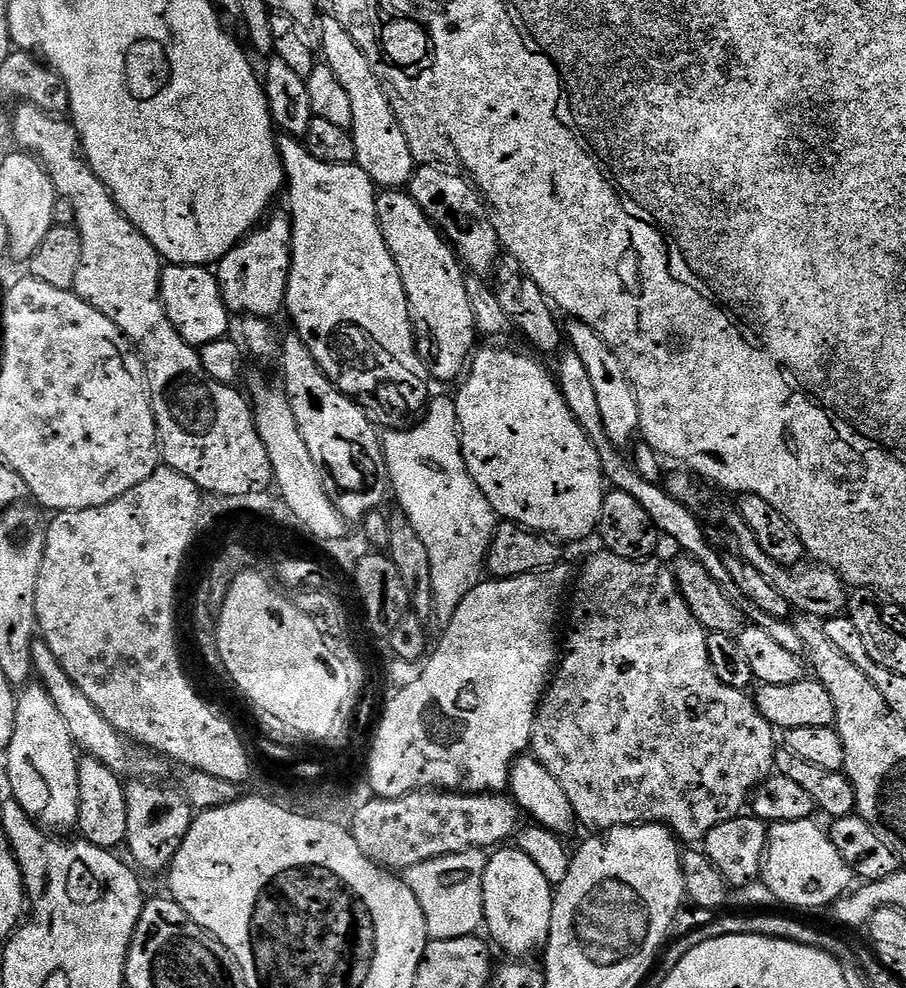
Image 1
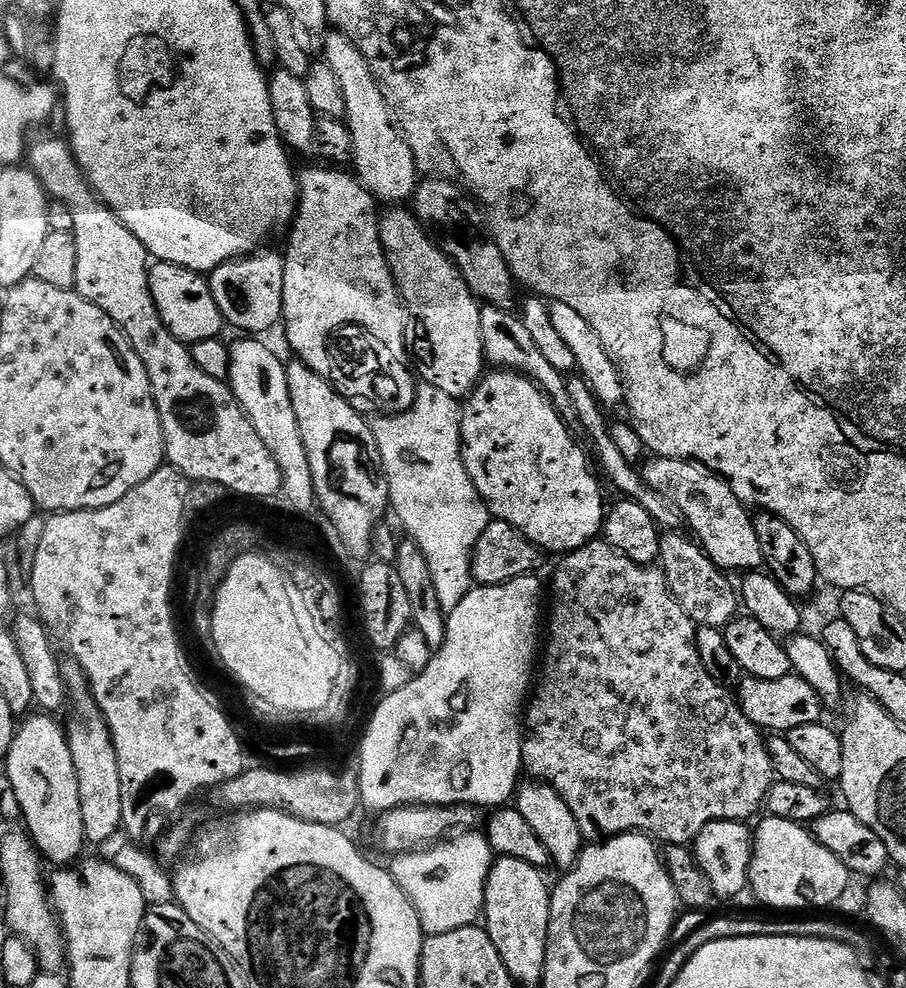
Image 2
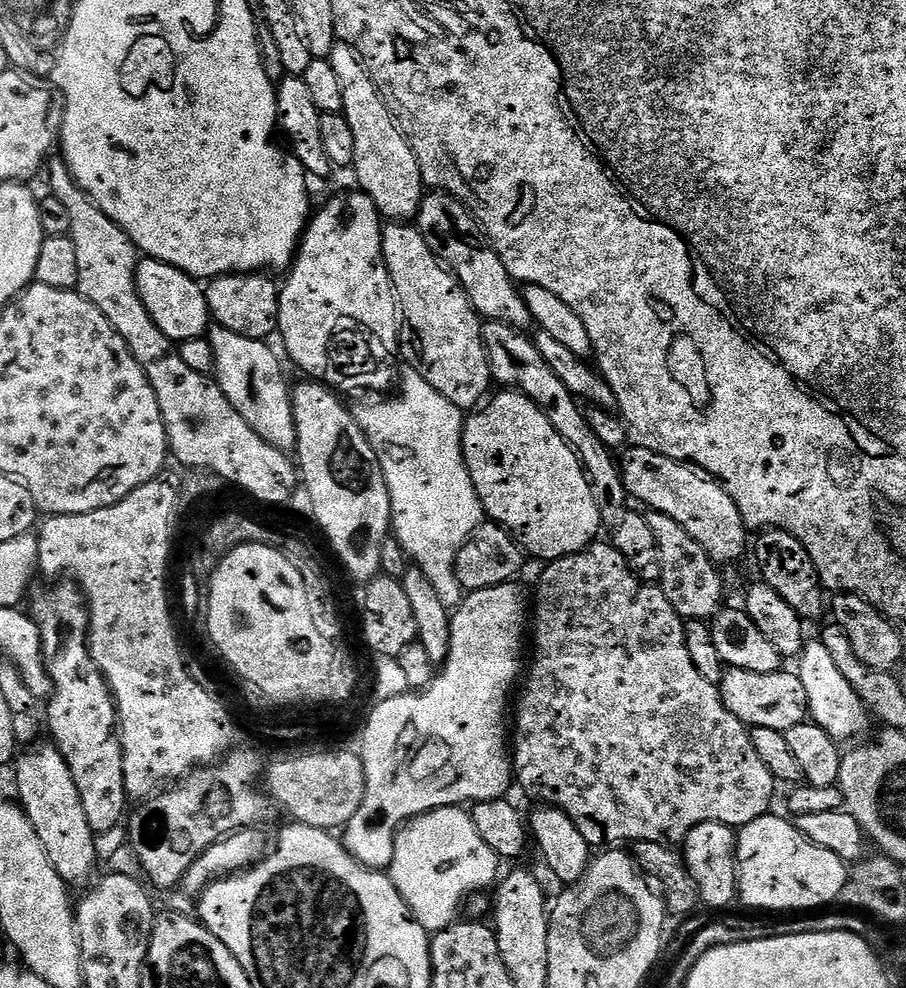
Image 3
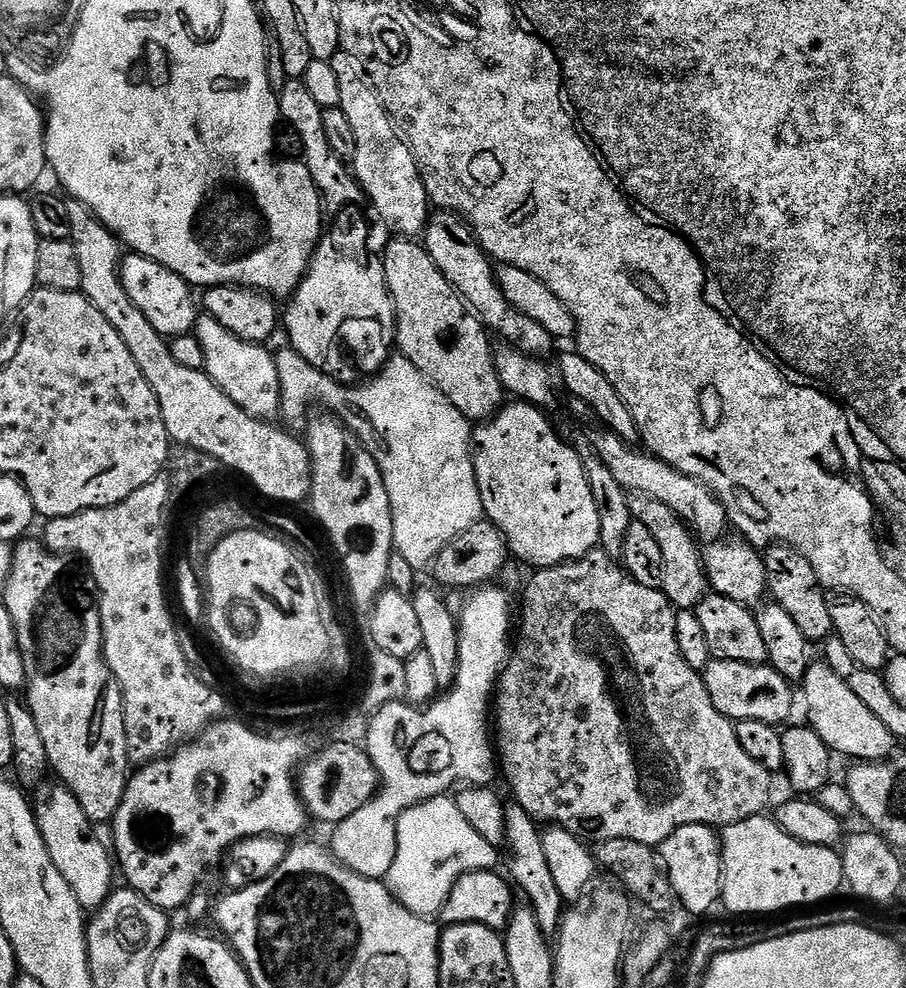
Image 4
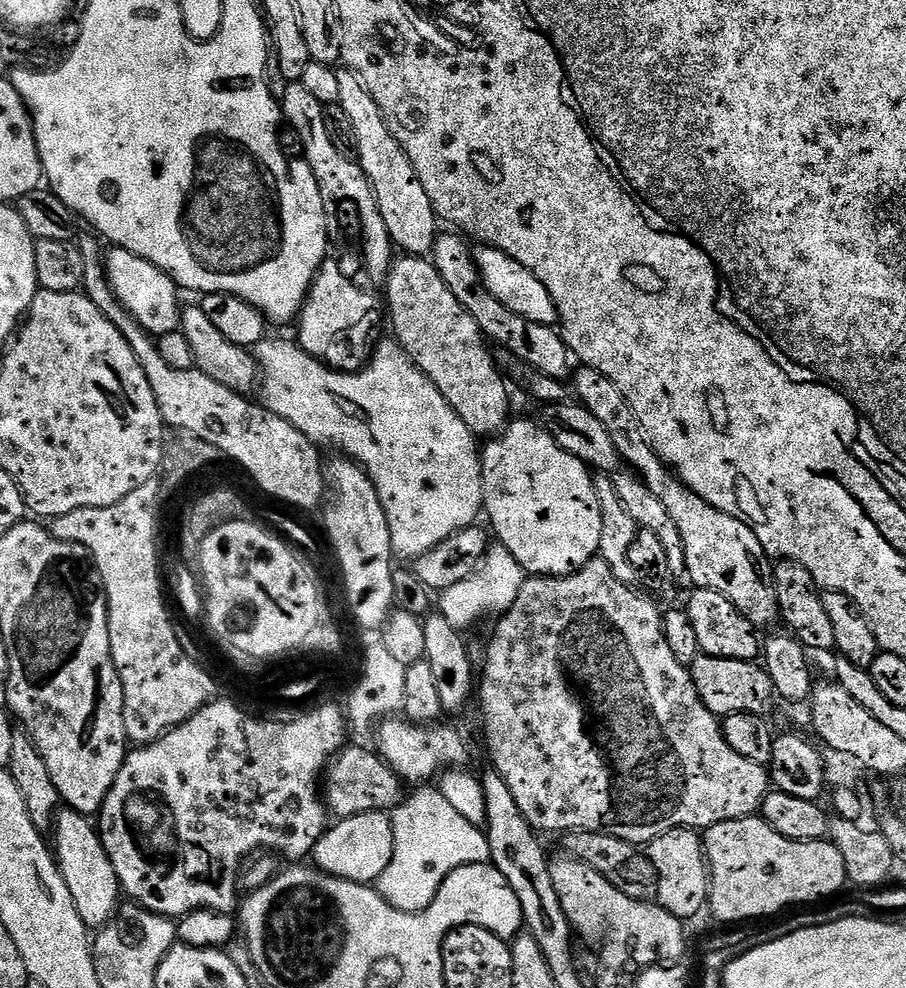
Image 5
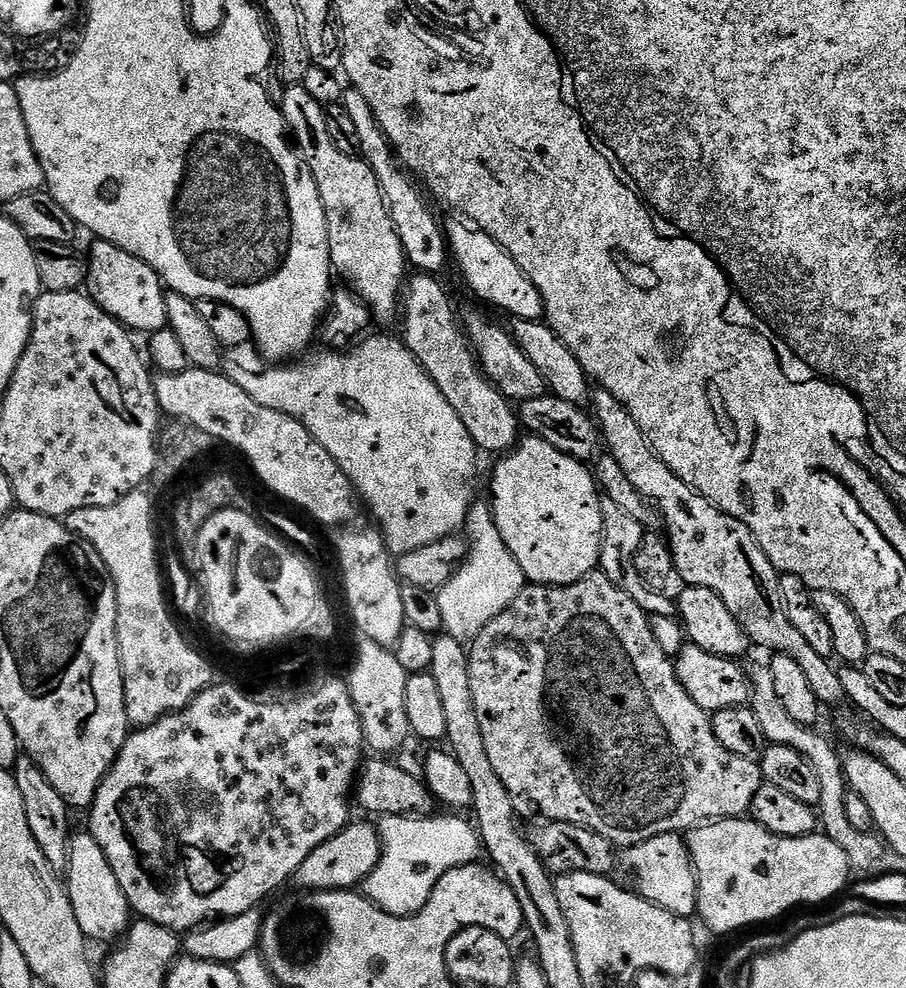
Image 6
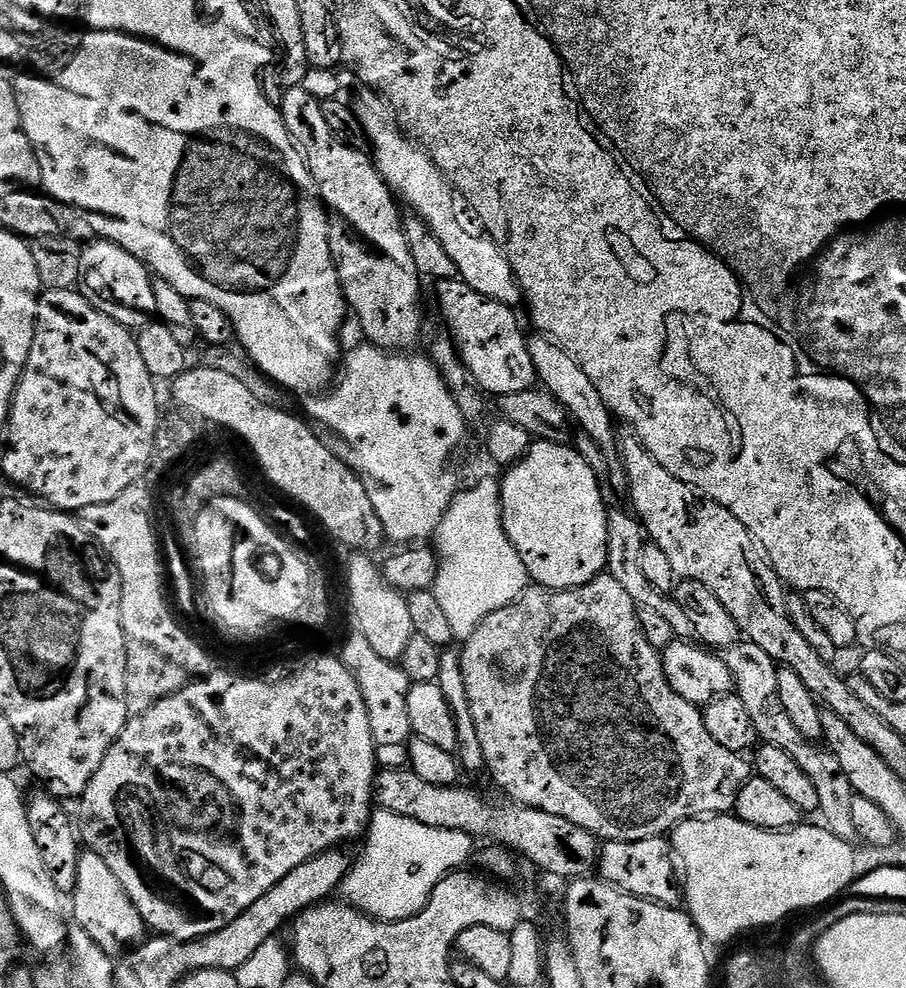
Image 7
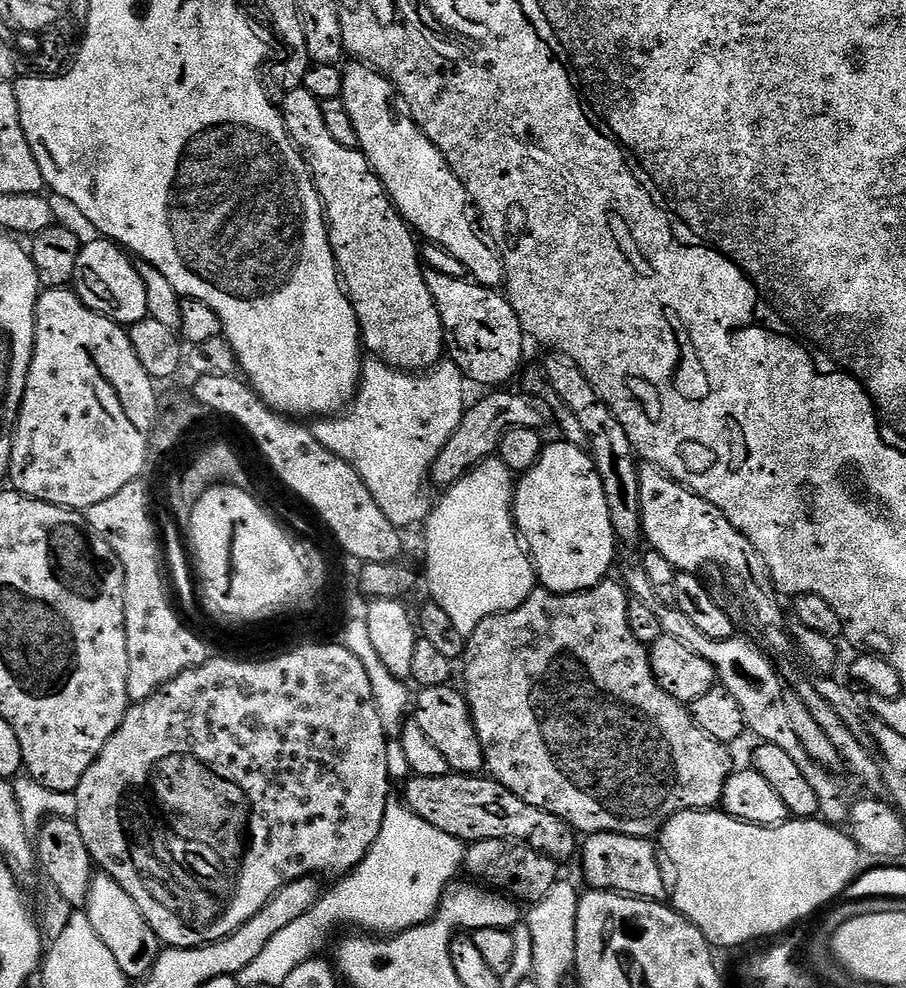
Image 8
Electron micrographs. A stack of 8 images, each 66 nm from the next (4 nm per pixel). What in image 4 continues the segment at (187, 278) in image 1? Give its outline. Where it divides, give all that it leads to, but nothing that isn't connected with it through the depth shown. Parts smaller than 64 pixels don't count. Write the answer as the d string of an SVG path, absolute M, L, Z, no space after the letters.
M128 254L121 259L120 277L122 286L126 286L126 294L130 294L130 302L134 302L134 306L138 306L142 314L146 314L150 326L154 326L160 336L186 336L195 329L198 296L192 293L195 292L193 285L187 284L181 276L174 274L174 270L145 256Z

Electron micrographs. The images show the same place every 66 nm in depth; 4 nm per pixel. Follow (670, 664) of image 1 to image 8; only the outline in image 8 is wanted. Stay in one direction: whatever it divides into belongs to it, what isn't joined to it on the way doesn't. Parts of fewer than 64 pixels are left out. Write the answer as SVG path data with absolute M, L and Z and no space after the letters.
M606 578L601 584L596 584L594 587L587 588L581 592L551 592L549 588L543 586L533 588L531 594L526 598L526 602L522 602L522 606L518 606L509 612L499 612L482 622L478 622L476 629L468 635L465 652L462 657L462 665L464 664L464 685L462 685L462 691L468 700L468 709L472 715L474 730L478 734L480 745L484 747L484 767L487 775L491 779L498 781L502 786L506 786L506 790L510 790L510 794L518 794L518 798L522 798L522 802L526 802L530 806L538 806L538 810L546 810L550 814L562 818L567 824L571 824L577 833L580 834L613 832L614 834L652 838L659 833L666 821L674 814L715 809L722 798L722 790L726 786L726 782L732 776L734 765L732 765L732 756L728 753L731 752L729 745L719 744L717 740L710 738L710 734L706 734L706 730L702 730L696 725L691 711L685 705L681 704L680 701L675 700L669 692L662 690L662 686L658 686L658 682L652 673L652 663L648 657L649 649L642 642L638 642L638 638L634 638L634 634L630 630L630 618L626 618L629 599L629 593L626 591L623 583L616 581L615 584L612 578Z

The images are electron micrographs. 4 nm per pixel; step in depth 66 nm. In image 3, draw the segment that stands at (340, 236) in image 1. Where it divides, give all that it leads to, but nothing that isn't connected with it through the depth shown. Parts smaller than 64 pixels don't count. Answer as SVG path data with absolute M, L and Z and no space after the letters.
M359 190L353 191L353 196L336 196L320 213L313 215L308 221L303 236L300 237L300 247L296 250L296 259L293 260L291 268L287 269L286 277L288 281L280 288L280 309L278 310L279 339L284 339L284 348L288 351L288 356L305 372L305 377L316 382L324 381L324 372L328 372L328 356L324 356L324 344L328 344L328 332L332 332L332 324L340 321L340 316L356 316L357 322L362 322L364 332L371 334L379 343L385 344L395 349L398 344L398 305L396 303L396 293L392 291L392 279L388 273L388 267L382 254L382 217L380 211L374 206L370 197Z

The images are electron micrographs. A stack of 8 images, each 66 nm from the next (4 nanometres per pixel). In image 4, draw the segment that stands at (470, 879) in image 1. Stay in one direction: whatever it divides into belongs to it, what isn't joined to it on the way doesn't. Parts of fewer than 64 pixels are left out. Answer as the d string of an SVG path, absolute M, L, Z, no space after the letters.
M448 794L424 800L418 806L402 813L398 818L396 837L398 846L394 854L394 866L390 866L386 877L388 891L397 902L406 906L406 910L419 916L432 918L443 913L444 904L448 900L450 890L458 882L458 878L462 878L468 872L486 872L497 867L497 845L486 842L486 839L466 822L466 817L456 805L455 799Z

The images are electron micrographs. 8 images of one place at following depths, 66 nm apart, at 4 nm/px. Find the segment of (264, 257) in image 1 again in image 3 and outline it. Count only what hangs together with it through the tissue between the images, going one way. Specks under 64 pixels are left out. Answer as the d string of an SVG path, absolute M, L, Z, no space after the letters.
M237 272L217 276L207 281L204 293L208 303L209 317L219 327L230 330L234 334L242 334L242 338L254 338L267 341L268 336L277 335L280 323L280 288L271 275L264 272Z

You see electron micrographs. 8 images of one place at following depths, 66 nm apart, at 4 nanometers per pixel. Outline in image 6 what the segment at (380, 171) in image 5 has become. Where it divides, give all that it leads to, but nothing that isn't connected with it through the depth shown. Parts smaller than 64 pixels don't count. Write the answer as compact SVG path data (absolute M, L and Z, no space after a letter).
M349 87L342 97L342 103L350 118L354 118L354 126L358 130L358 142L362 142L360 156L372 167L380 183L382 198L388 204L388 213L394 222L394 230L398 230L398 238L402 242L405 261L411 267L413 264L416 267L413 269L417 273L440 274L440 271L450 264L448 238L441 221L439 219L436 221L436 216L432 213L431 206L424 201L419 186L407 176L409 173L402 167L391 142L380 128L380 123L372 113L367 98L357 88Z

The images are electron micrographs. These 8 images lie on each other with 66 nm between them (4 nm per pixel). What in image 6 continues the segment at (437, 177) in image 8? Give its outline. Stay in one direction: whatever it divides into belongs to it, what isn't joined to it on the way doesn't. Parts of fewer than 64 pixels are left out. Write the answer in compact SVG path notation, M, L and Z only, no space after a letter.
M445 219L442 227L448 238L451 259L460 266L469 290L482 303L489 304L500 312L509 312L512 320L540 320L544 314L542 294L536 289L534 282L526 278L520 264L514 262L508 250L494 242L494 238L490 238L488 232L477 230L463 219L460 220Z

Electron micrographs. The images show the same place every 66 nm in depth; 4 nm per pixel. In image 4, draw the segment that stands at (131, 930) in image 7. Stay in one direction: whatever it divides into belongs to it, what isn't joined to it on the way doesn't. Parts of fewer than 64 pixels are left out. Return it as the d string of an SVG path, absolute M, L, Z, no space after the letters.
M59 782L48 783L41 783L35 789L34 811L38 830L50 854L50 862L58 866L58 874L66 878L70 890L74 890L74 898L78 898L80 907L85 910L98 910L114 891L114 885L112 885L113 857L106 844L106 849L104 849L103 842L96 837L97 829L86 818L82 806L78 806L78 798L74 798L72 791Z

